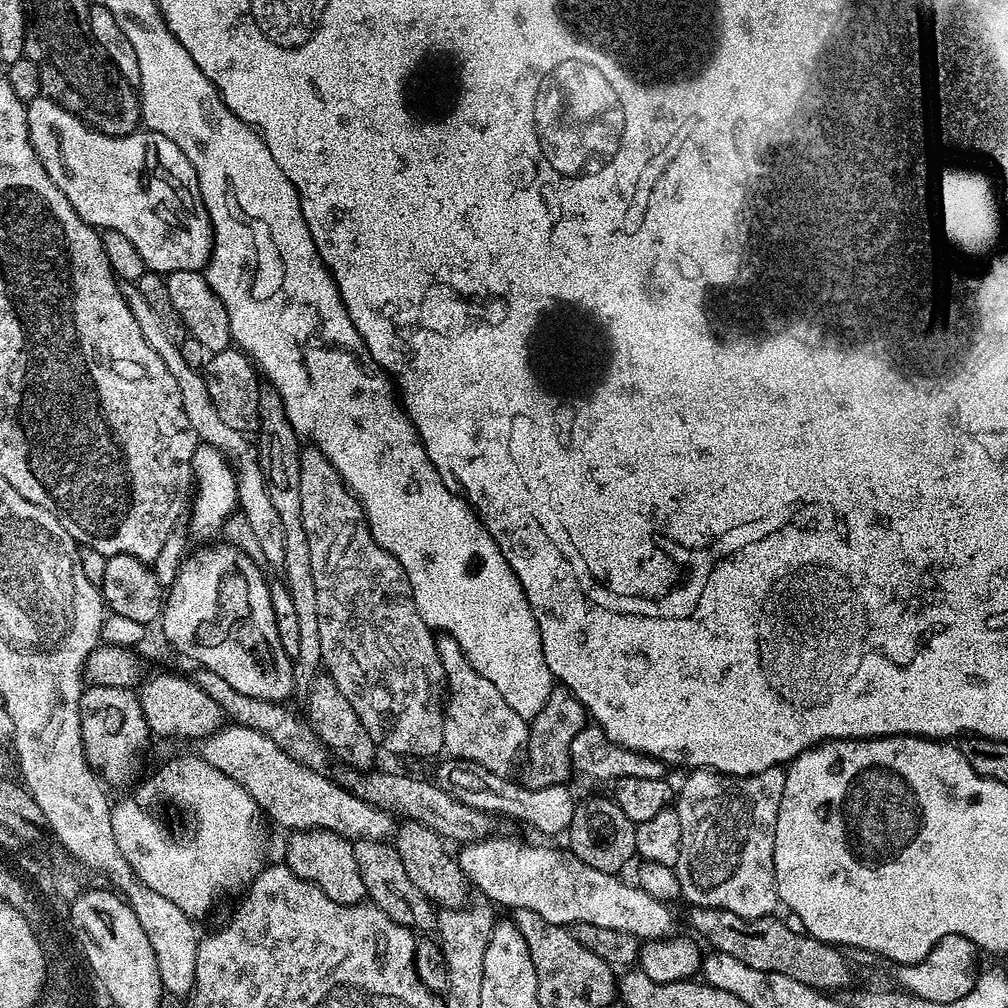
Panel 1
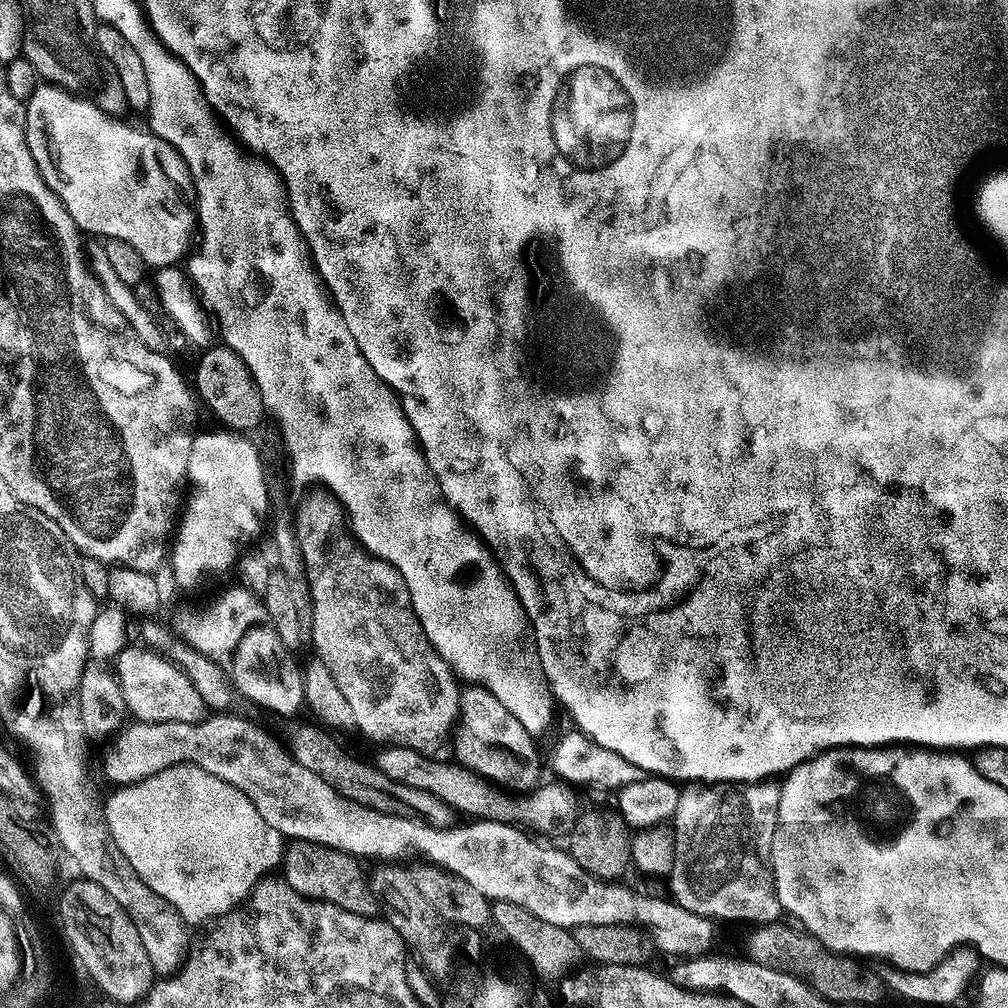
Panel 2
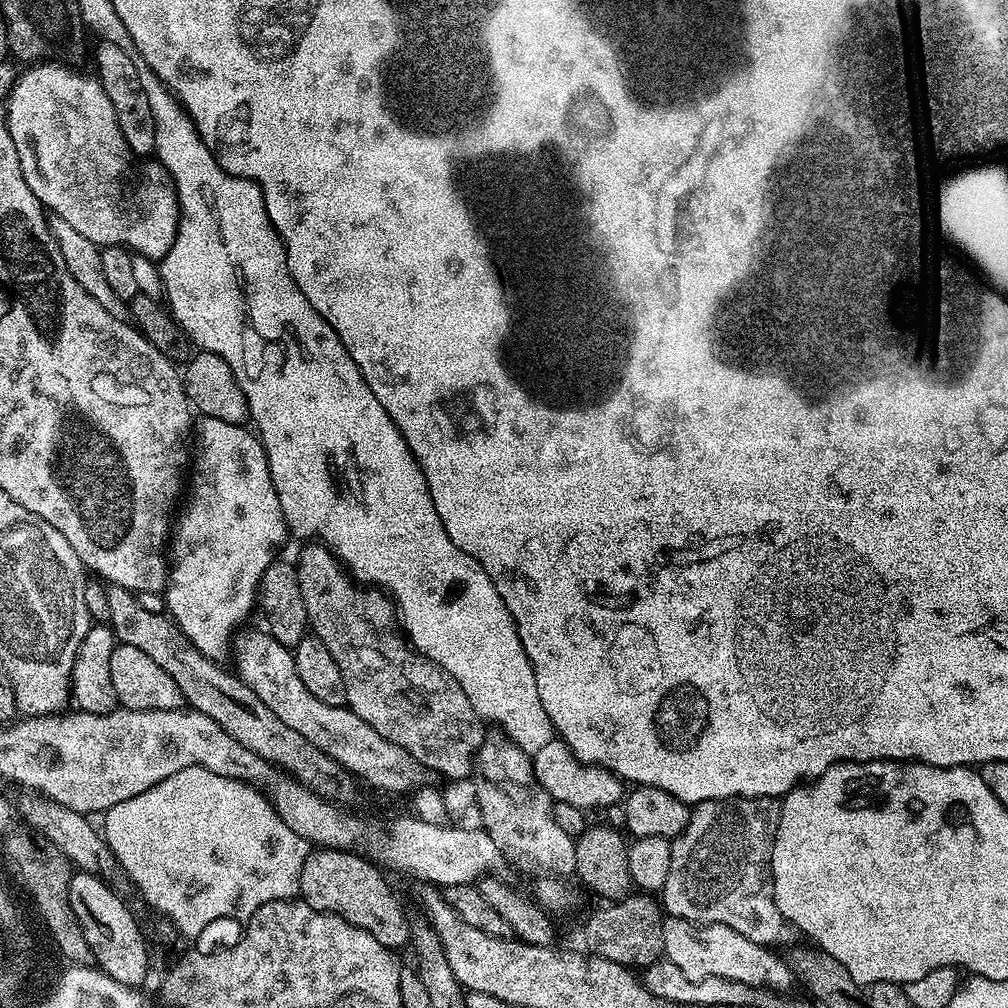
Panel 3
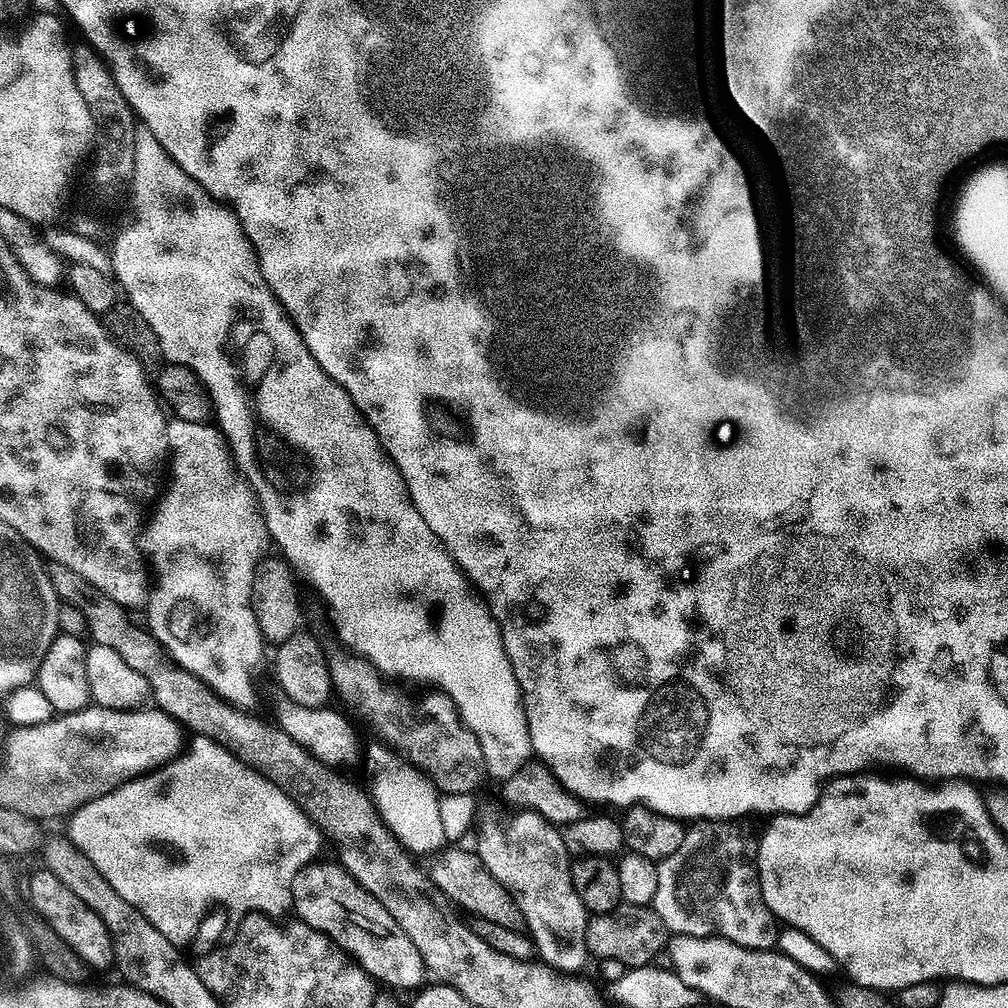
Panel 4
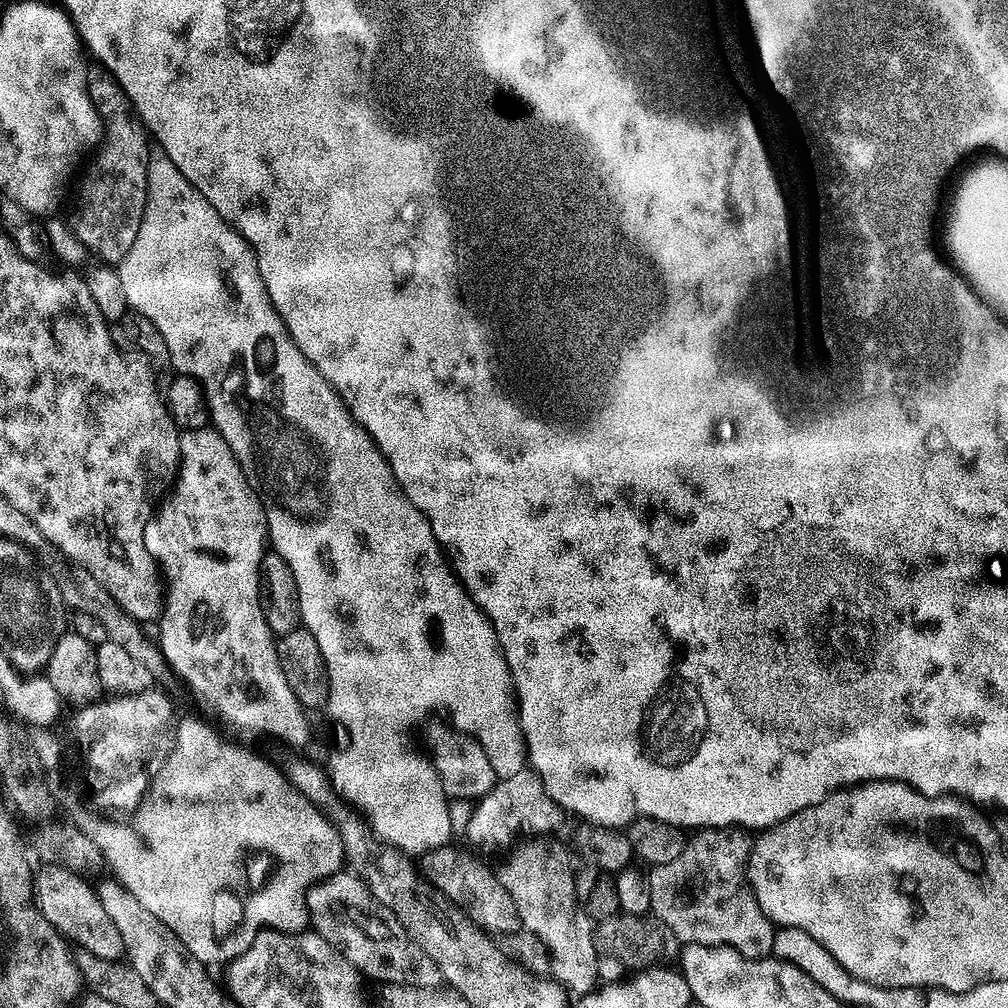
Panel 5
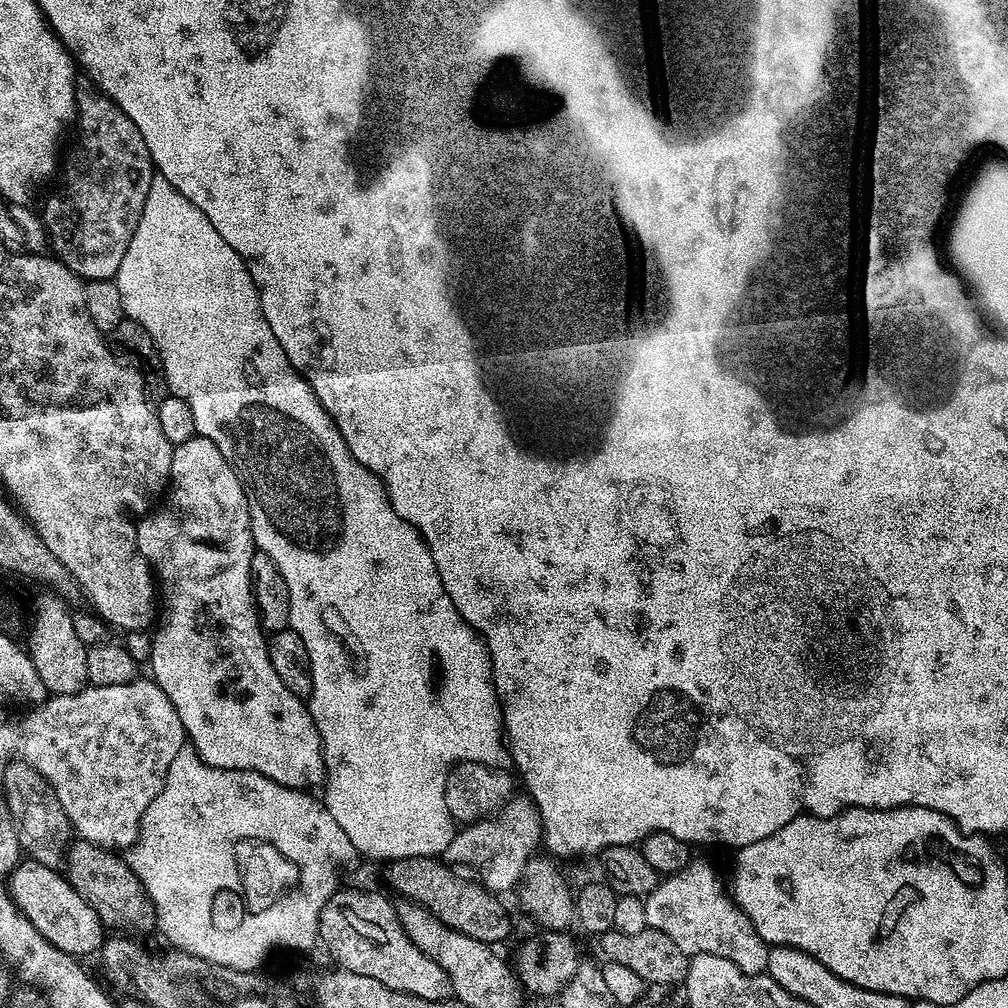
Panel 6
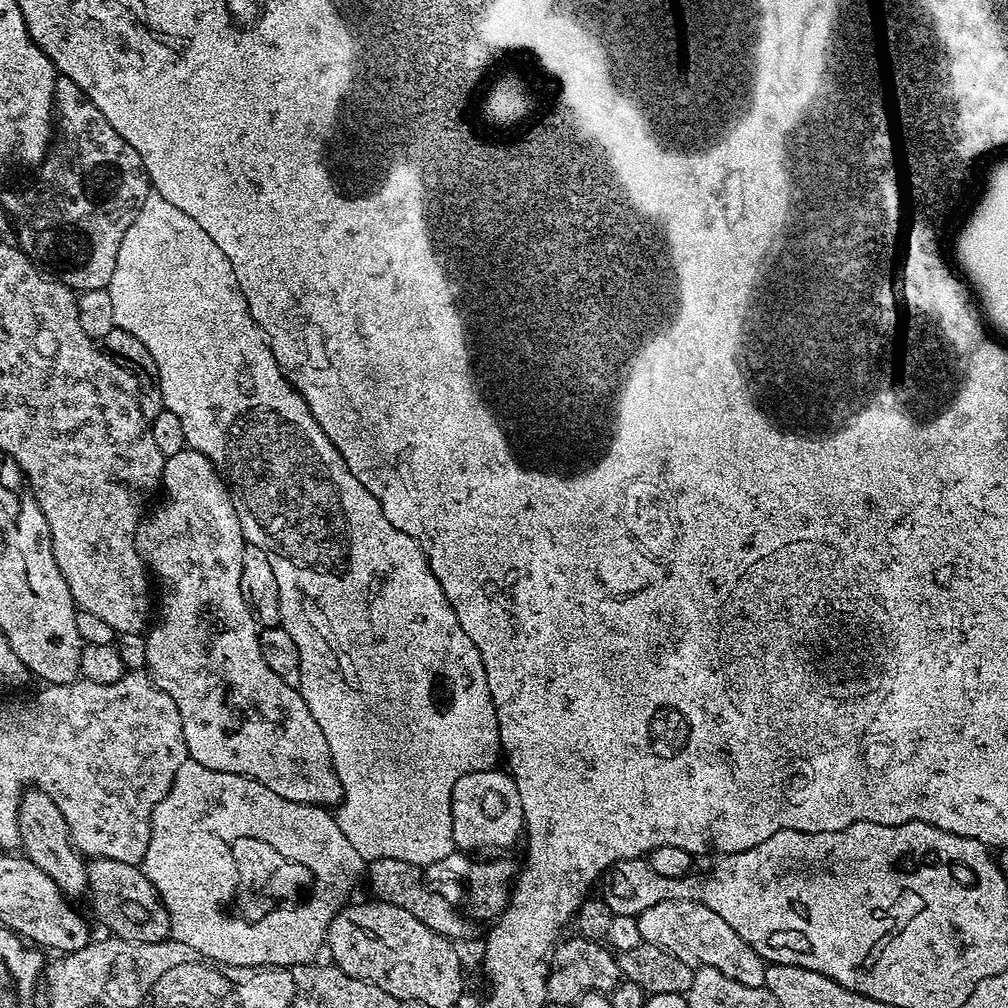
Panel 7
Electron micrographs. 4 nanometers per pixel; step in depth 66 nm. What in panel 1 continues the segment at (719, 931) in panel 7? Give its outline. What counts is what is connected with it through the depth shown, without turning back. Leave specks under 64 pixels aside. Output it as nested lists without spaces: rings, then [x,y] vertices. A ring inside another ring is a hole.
[[[783,767],[767,768],[753,776],[727,776],[711,768],[698,768],[687,773],[684,785],[678,788],[674,807],[682,822],[682,842],[678,862],[674,866],[681,897],[698,908],[730,910],[747,920],[772,916],[778,908],[776,871],[774,870],[774,834],[778,822],[778,806],[782,790],[786,790]]]

